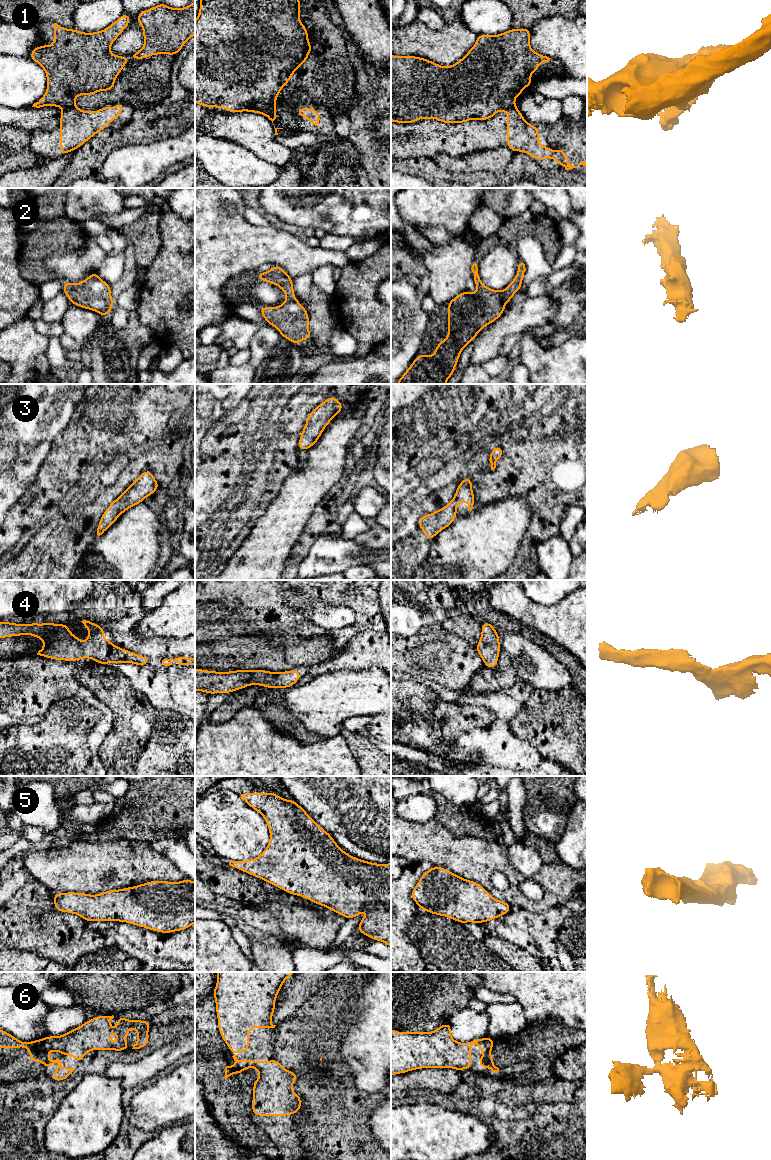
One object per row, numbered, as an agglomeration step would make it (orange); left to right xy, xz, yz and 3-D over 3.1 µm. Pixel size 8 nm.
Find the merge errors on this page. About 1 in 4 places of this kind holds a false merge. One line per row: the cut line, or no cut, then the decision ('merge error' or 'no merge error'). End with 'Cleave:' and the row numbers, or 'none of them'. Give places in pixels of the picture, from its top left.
1: xy (64, 110), (75, 108), (79, 111) | merge error
2: no cut | no merge error
3: no cut | no merge error
4: no cut | no merge error
5: no cut | no merge error
6: xy (42, 1039), (42, 1048), (46, 1053) | merge error
Cleave: 1, 6

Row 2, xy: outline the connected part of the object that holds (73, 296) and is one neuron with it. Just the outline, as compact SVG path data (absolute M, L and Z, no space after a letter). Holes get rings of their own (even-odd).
M94 272L82 282L64 282L62 291L67 295L69 303L108 316L114 305L110 287Z

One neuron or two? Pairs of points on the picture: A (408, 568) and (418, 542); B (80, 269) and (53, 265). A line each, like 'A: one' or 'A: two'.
A: one
B: one

